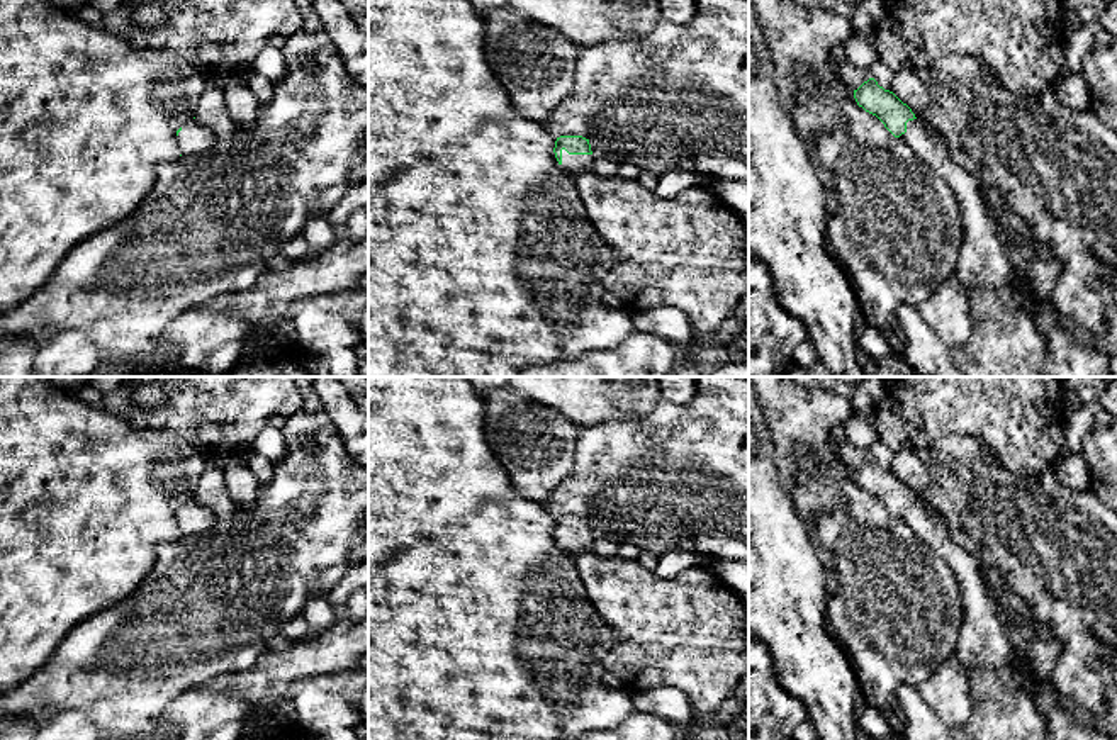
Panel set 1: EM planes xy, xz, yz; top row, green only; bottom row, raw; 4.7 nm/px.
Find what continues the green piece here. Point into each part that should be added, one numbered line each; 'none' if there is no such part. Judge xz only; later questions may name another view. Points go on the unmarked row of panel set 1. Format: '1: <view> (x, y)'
1: xz (572, 543)

